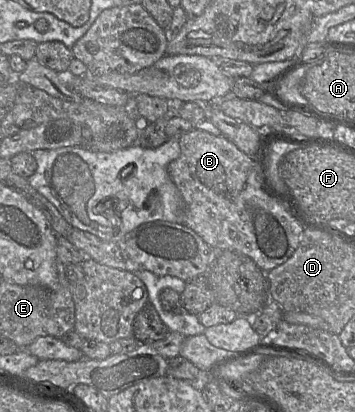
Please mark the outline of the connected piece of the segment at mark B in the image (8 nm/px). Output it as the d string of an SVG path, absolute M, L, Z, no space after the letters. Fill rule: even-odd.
M200 129L182 134L179 144L180 156L168 165L167 171L185 206L182 224L213 249L240 252L251 258L264 272L286 262L299 246L304 230L278 201L261 190L258 165L253 159L228 138Z

